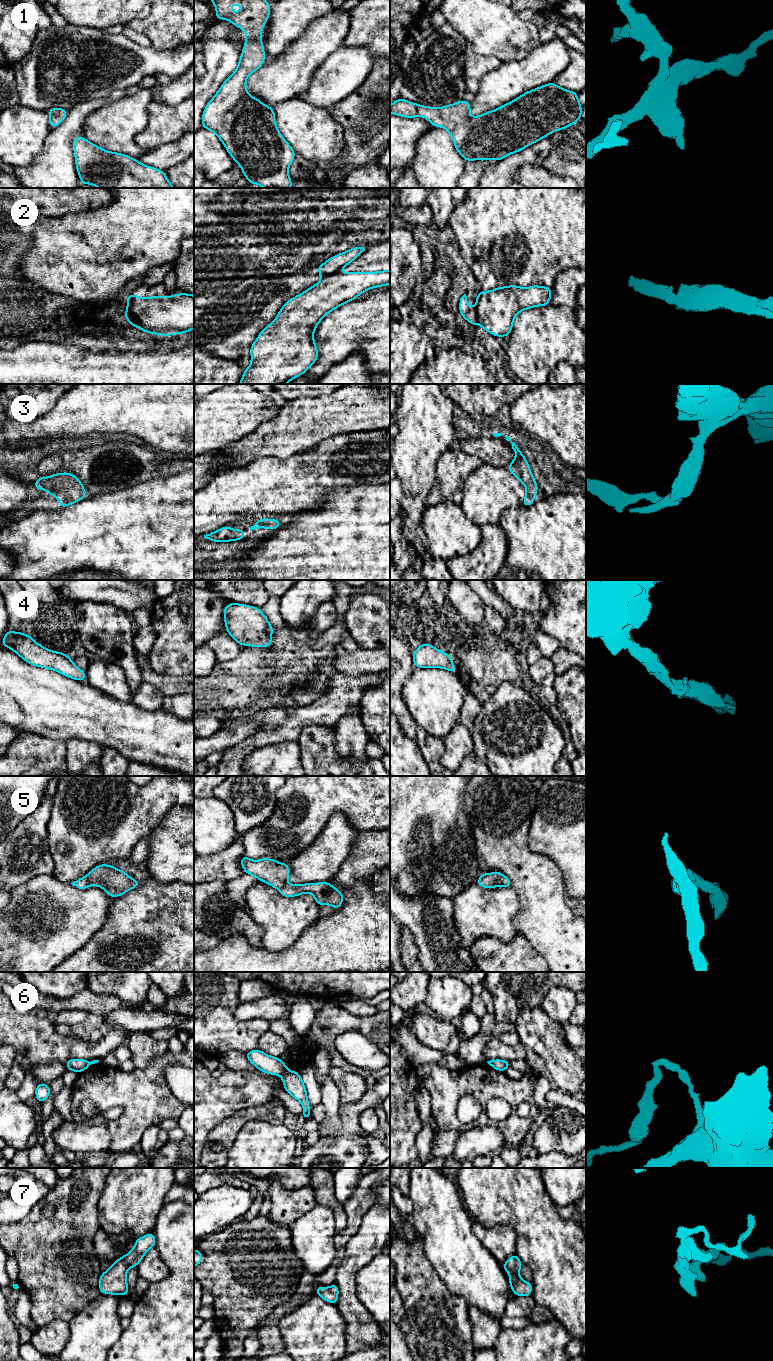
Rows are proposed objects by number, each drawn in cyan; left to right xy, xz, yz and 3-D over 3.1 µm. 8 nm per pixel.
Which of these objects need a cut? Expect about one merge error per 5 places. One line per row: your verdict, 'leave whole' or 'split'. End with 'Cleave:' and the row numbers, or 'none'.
1: leave whole
2: split
3: leave whole
4: leave whole
5: leave whole
6: split
7: leave whole
Cleave: 2, 6

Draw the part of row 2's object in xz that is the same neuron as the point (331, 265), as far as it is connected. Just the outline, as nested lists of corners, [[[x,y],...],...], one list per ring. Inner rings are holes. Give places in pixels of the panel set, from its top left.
[[[353,247],[348,251],[327,259],[323,264],[317,267],[318,274],[323,277],[338,272],[342,267],[349,265],[355,260],[363,251],[365,251],[363,247]]]

